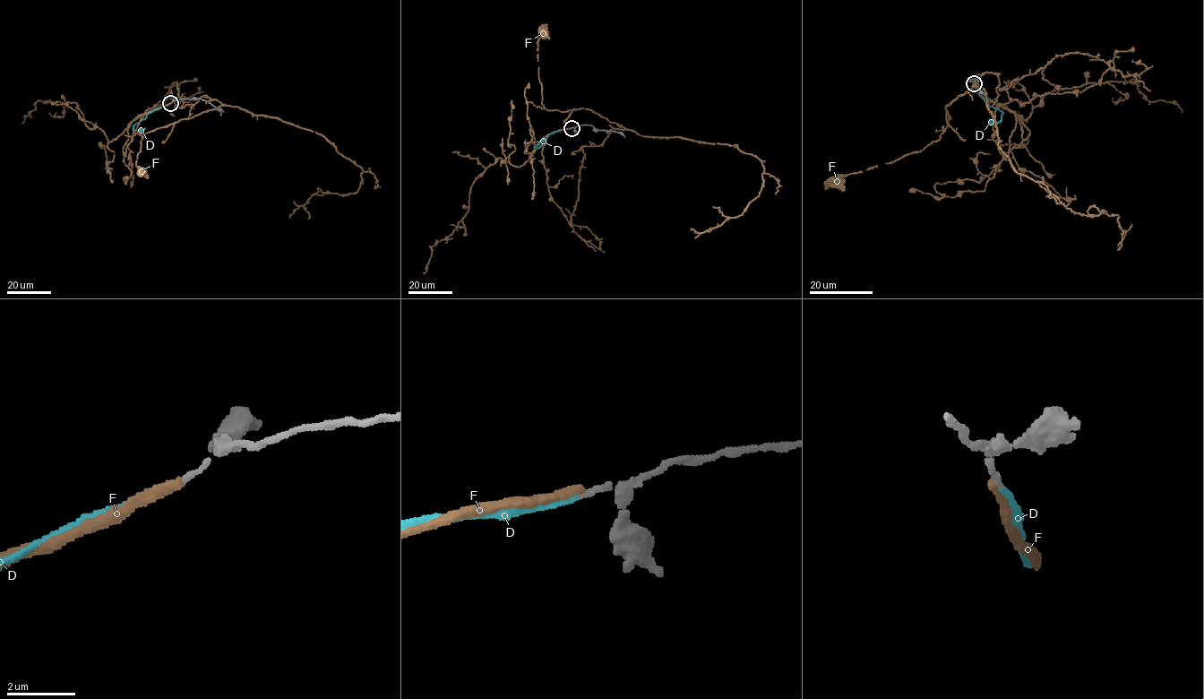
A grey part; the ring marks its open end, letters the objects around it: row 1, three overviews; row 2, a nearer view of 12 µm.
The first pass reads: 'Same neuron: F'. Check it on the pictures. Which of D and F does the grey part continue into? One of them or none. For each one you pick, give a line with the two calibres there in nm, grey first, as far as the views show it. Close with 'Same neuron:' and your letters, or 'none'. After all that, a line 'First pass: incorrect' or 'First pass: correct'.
D: 170/170 nm
Same neuron: D
First pass: incorrect

